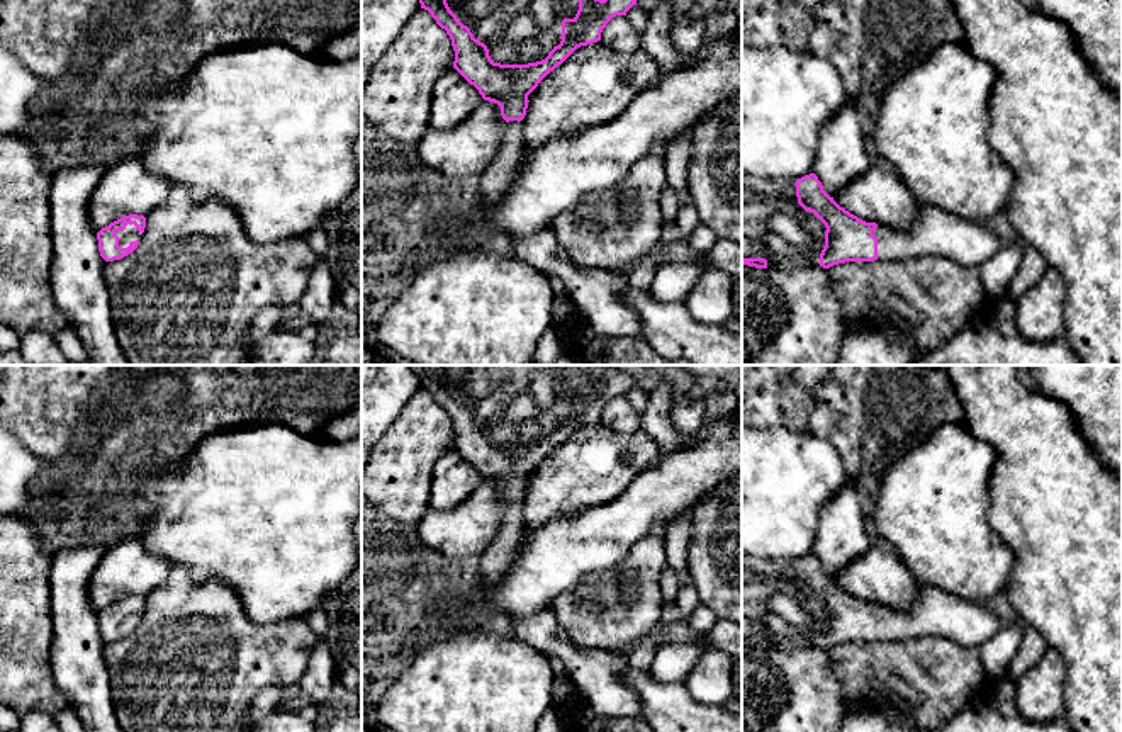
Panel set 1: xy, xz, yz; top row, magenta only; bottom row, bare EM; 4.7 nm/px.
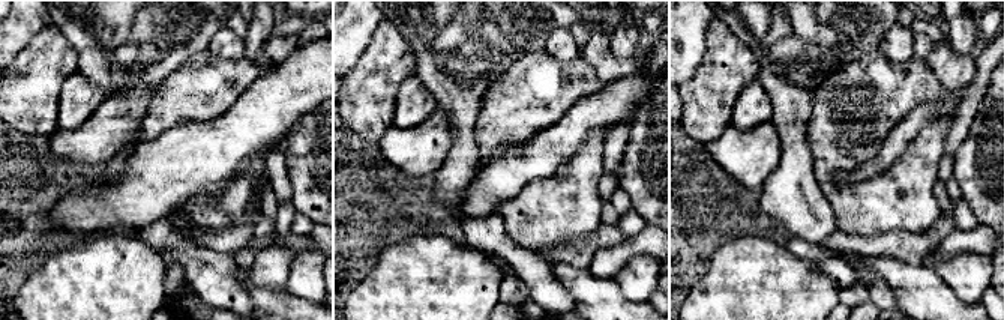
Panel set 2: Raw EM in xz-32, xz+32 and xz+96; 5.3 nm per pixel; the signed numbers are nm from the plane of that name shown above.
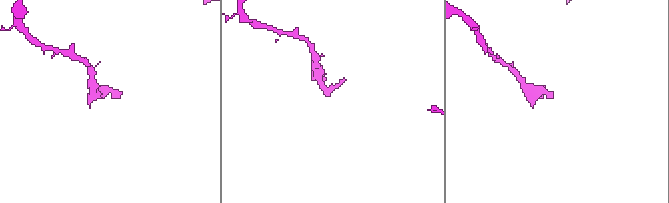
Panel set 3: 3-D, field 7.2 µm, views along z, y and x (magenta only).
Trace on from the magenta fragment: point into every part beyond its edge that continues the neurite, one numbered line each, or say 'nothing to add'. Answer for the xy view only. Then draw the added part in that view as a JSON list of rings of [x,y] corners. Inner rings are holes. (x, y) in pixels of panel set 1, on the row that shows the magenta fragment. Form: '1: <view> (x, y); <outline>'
1: xy (129, 233); [[[127,224],[124,231],[115,231],[115,234],[119,236],[121,248],[127,248],[131,241],[141,239],[141,231],[134,224]]]

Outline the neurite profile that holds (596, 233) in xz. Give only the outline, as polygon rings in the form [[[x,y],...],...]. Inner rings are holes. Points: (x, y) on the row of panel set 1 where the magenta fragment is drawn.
[[[657,146],[616,189],[589,194],[575,209],[553,219],[560,248],[586,267],[623,270],[637,263],[660,241],[659,195],[665,185],[665,146]],[[628,202],[640,204],[631,219],[625,216]]]

